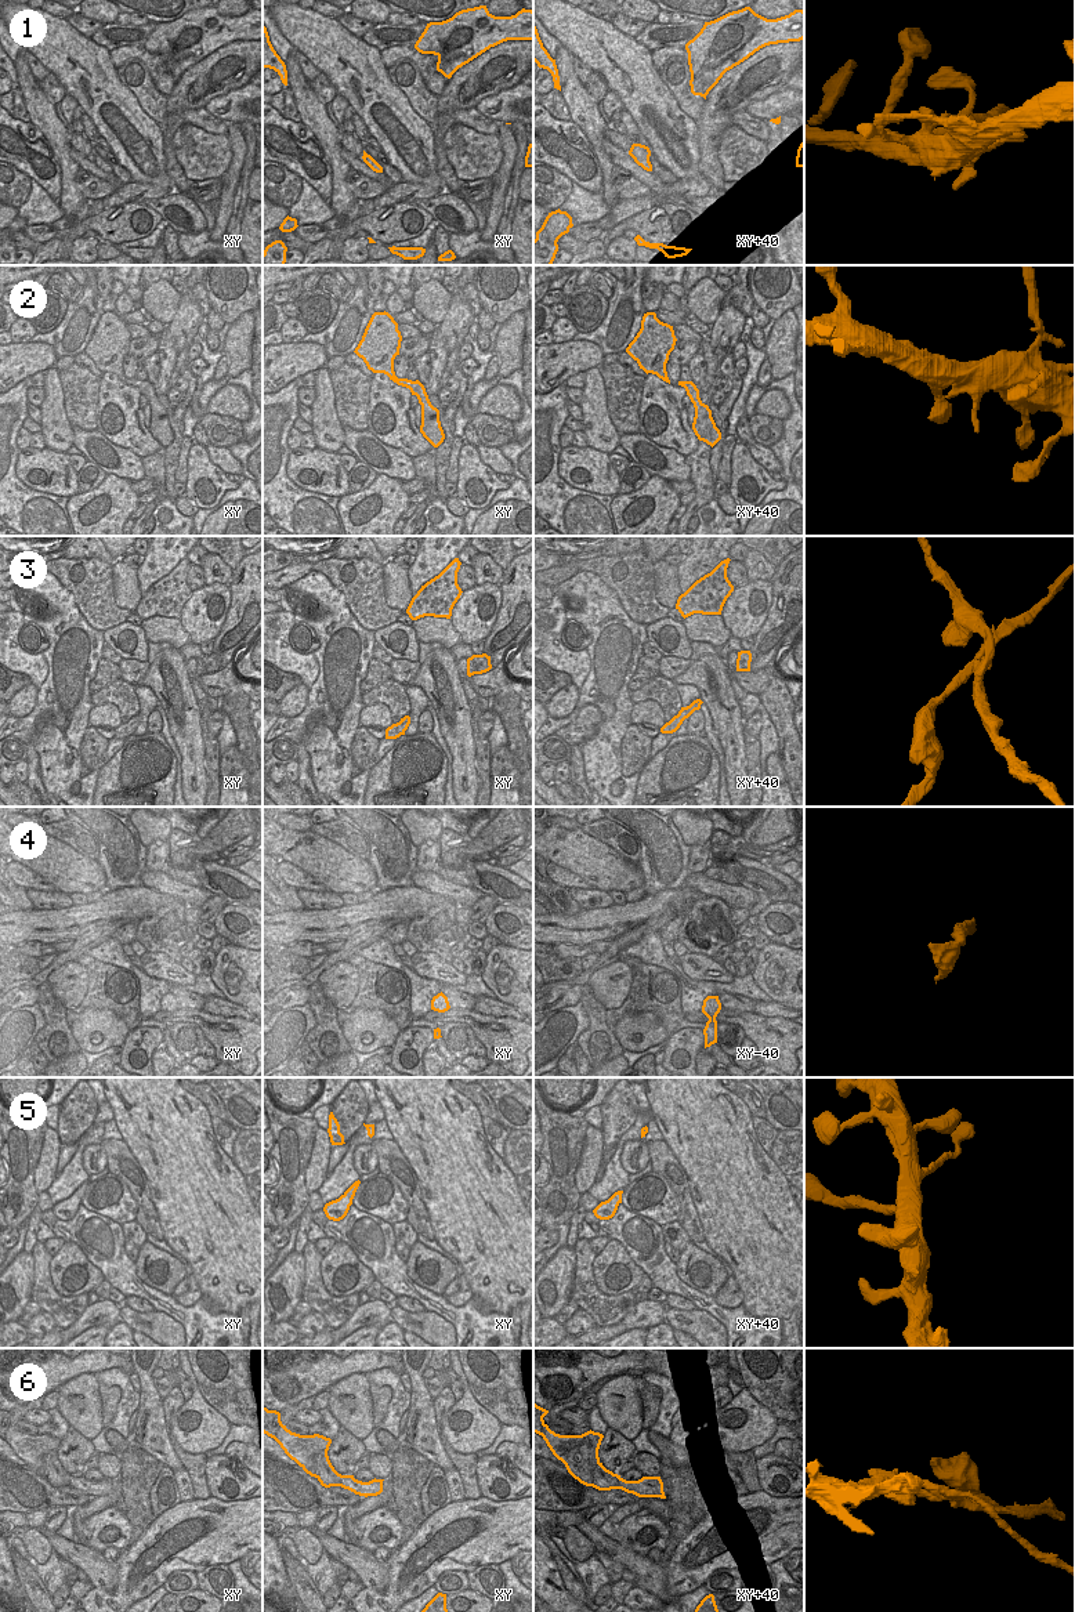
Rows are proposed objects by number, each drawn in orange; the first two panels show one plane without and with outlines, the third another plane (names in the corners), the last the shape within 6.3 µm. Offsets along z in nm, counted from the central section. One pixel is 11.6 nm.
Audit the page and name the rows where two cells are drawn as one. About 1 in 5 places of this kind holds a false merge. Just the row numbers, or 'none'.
3, 4, 6

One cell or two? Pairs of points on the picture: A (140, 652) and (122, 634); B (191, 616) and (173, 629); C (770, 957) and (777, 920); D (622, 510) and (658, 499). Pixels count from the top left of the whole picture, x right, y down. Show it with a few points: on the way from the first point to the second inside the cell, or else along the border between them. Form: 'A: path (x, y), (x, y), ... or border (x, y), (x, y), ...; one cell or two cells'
A: path (136, 648), (126, 638); one cell
B: border (178, 619), (189, 641); two cells
C: border (770, 941), (789, 948); two cells
D: path (632, 500), (633, 496), (648, 495); one cell

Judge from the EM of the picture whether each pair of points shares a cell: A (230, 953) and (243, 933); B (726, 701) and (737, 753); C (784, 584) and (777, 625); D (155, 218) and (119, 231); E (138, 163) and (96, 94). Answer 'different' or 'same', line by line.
A: different
B: same
C: same
D: same
E: same

